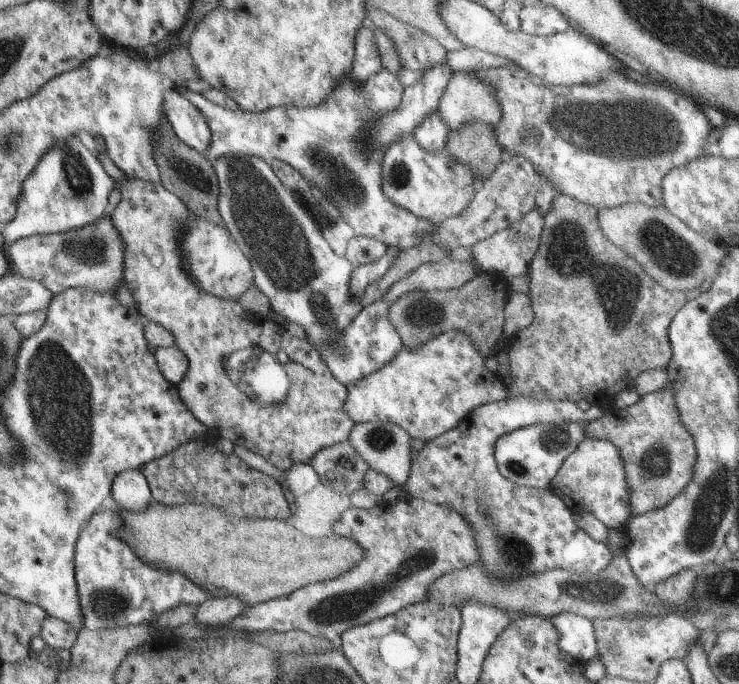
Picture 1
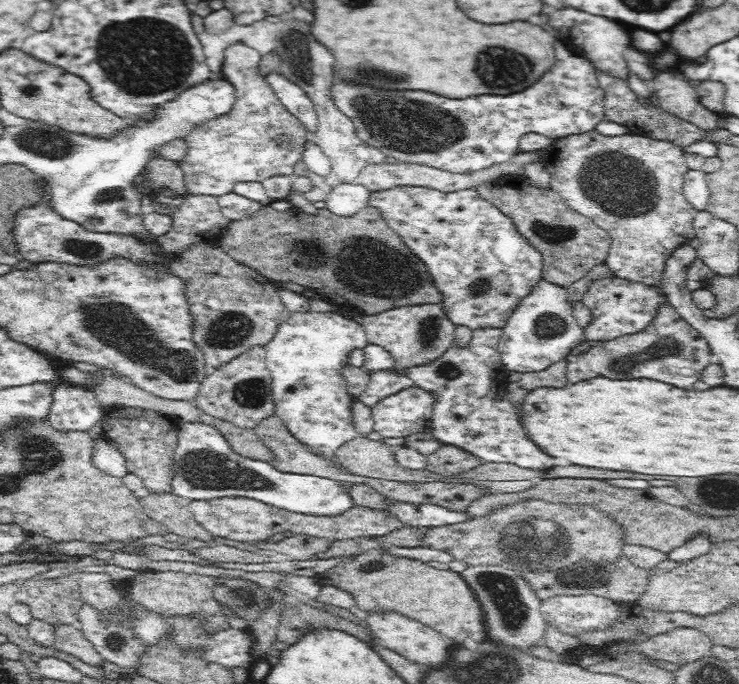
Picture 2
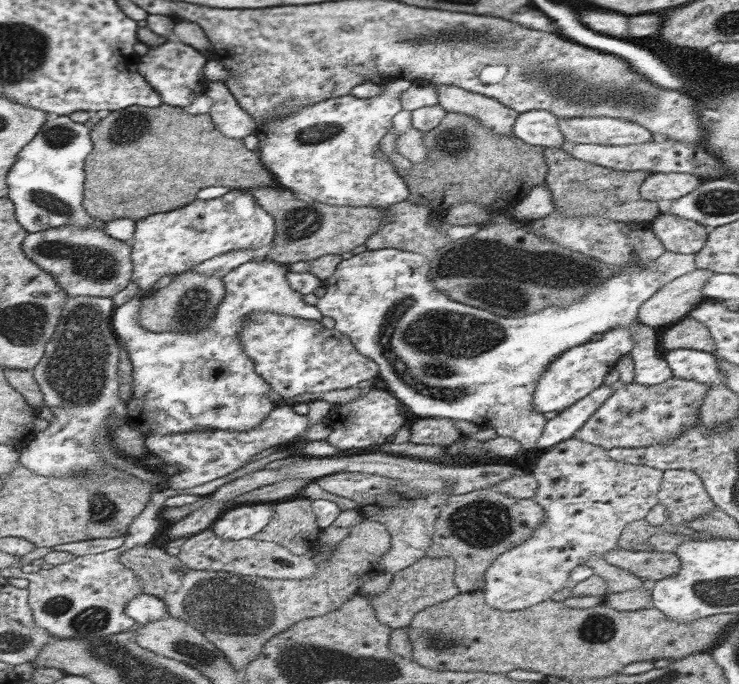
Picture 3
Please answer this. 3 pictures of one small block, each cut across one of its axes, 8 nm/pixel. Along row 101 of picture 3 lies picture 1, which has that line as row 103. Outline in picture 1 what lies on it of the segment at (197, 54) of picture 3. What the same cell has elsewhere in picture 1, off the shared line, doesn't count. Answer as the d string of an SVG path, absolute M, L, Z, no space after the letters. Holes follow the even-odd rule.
M171 89L164 98L163 110L176 135L190 147L207 156L213 144L208 114L194 105L180 89Z

